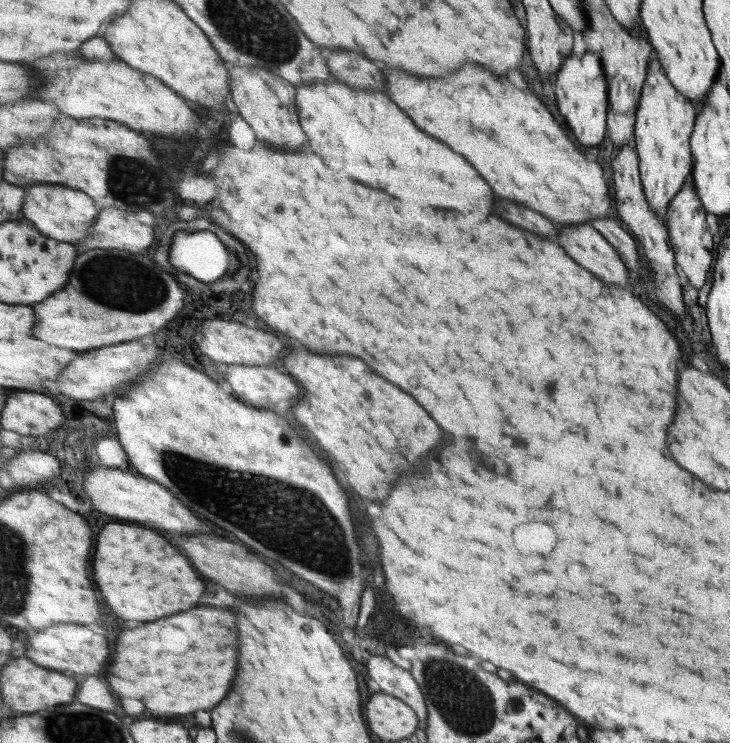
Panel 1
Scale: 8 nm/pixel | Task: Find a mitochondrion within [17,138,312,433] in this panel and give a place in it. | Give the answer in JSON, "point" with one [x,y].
{"point":[101,285]}

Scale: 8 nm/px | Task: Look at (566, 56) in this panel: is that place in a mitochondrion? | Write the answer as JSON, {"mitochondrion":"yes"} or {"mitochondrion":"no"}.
{"mitochondrion":"no"}

